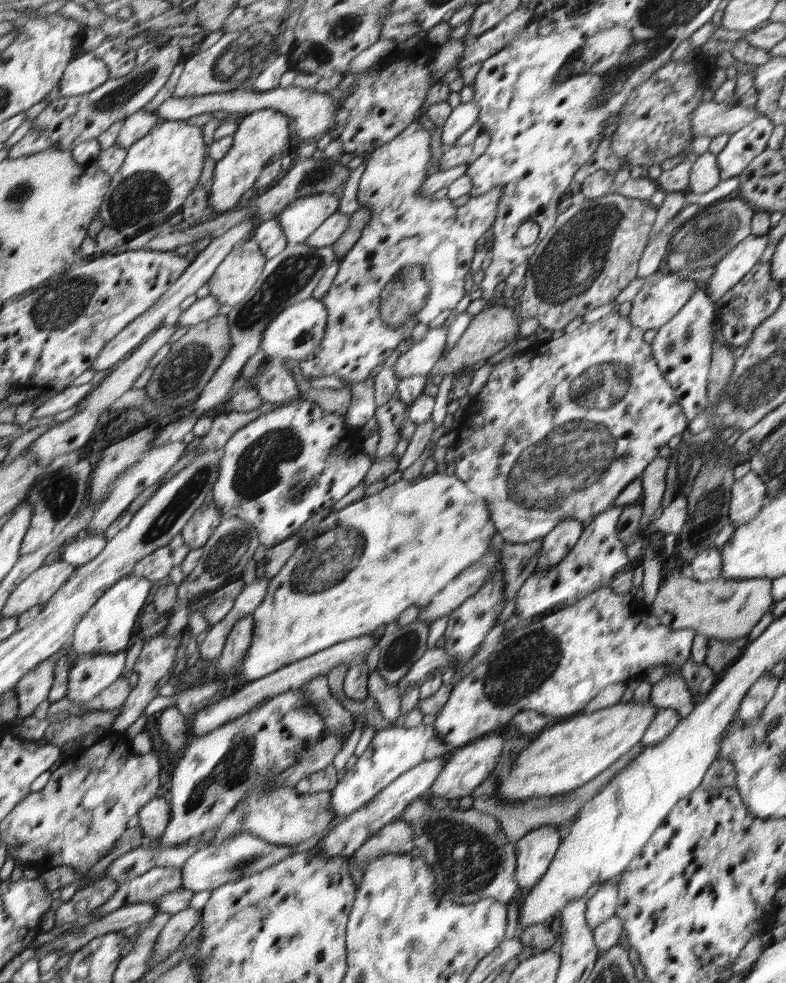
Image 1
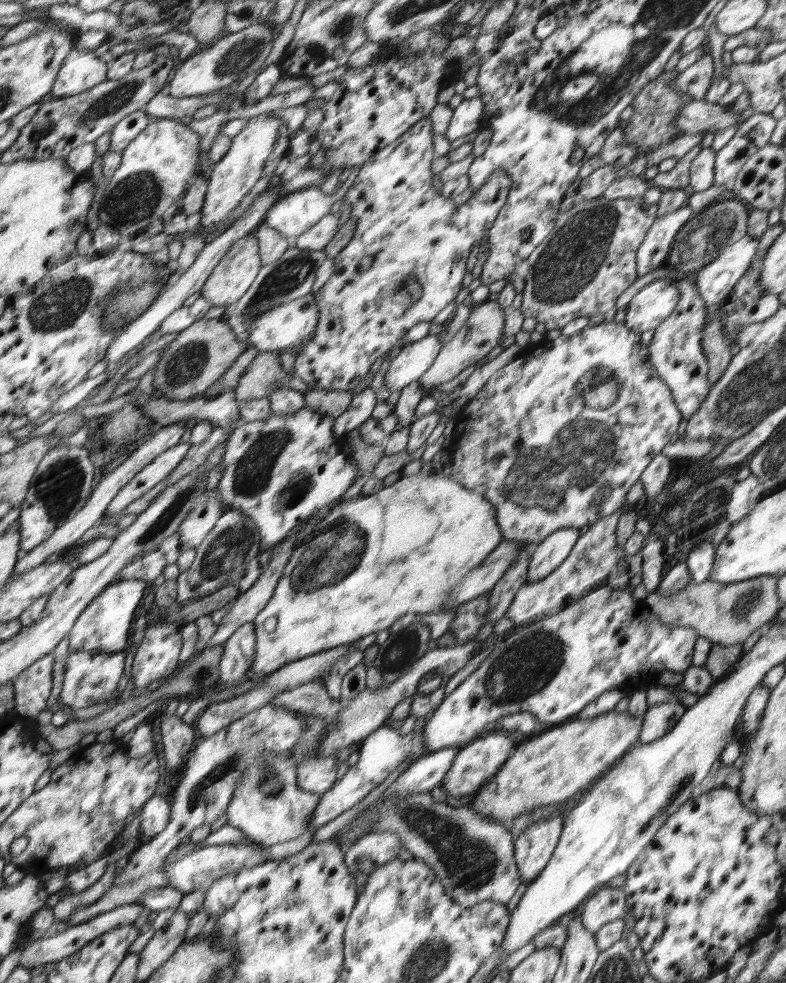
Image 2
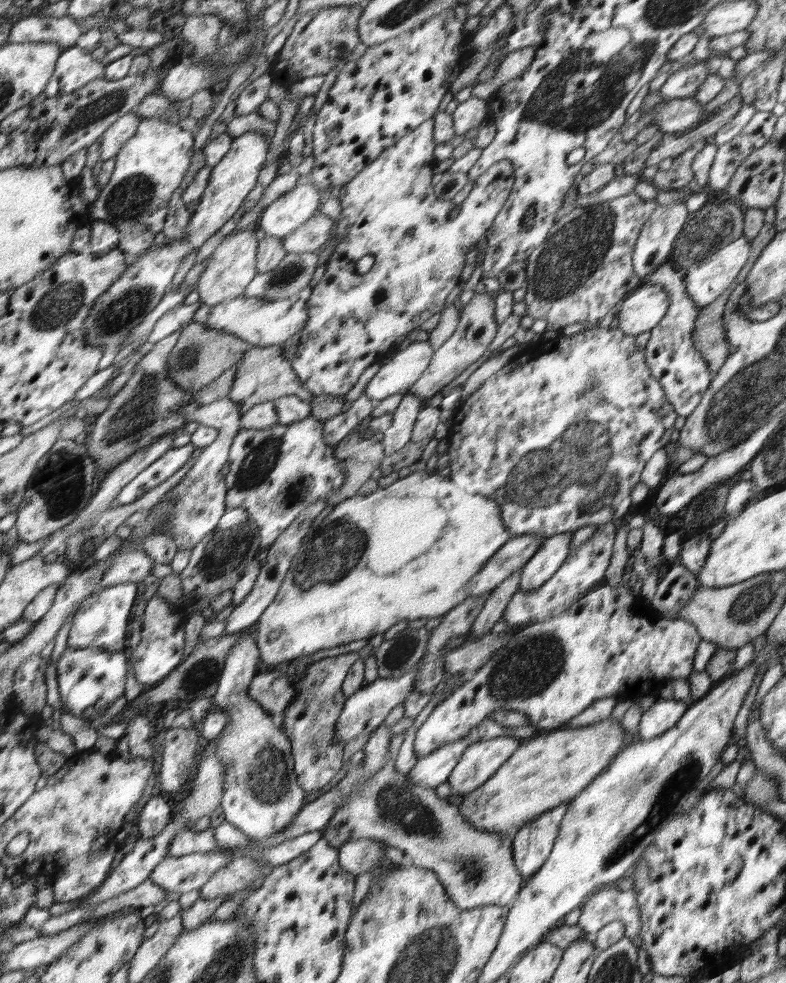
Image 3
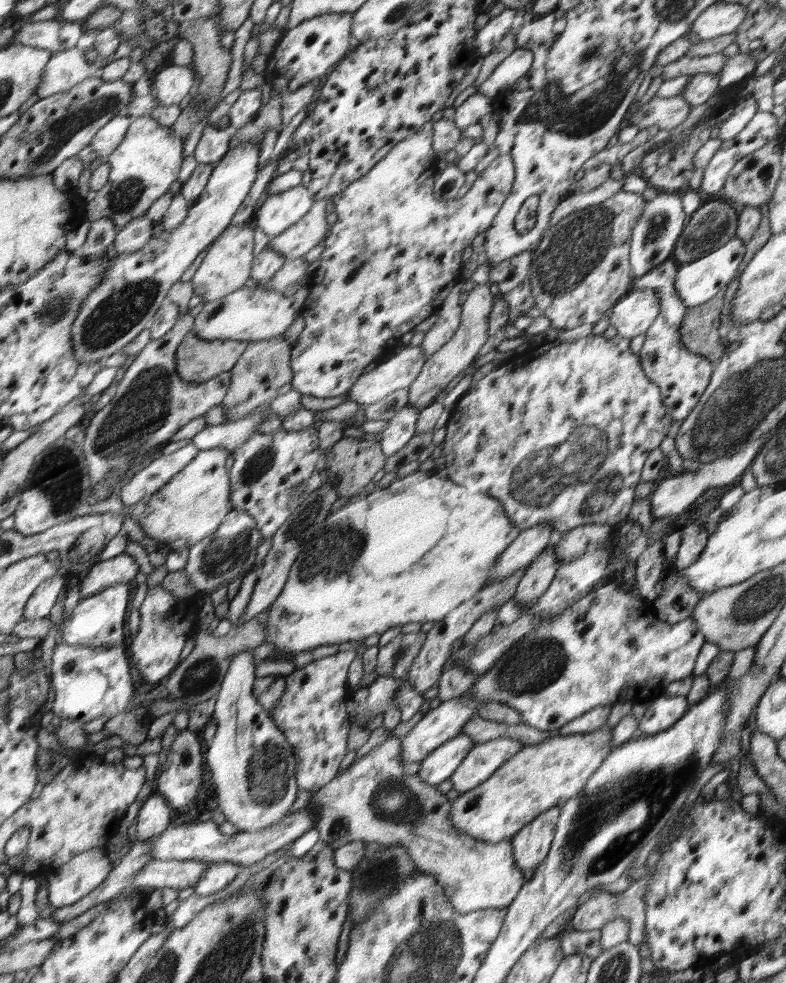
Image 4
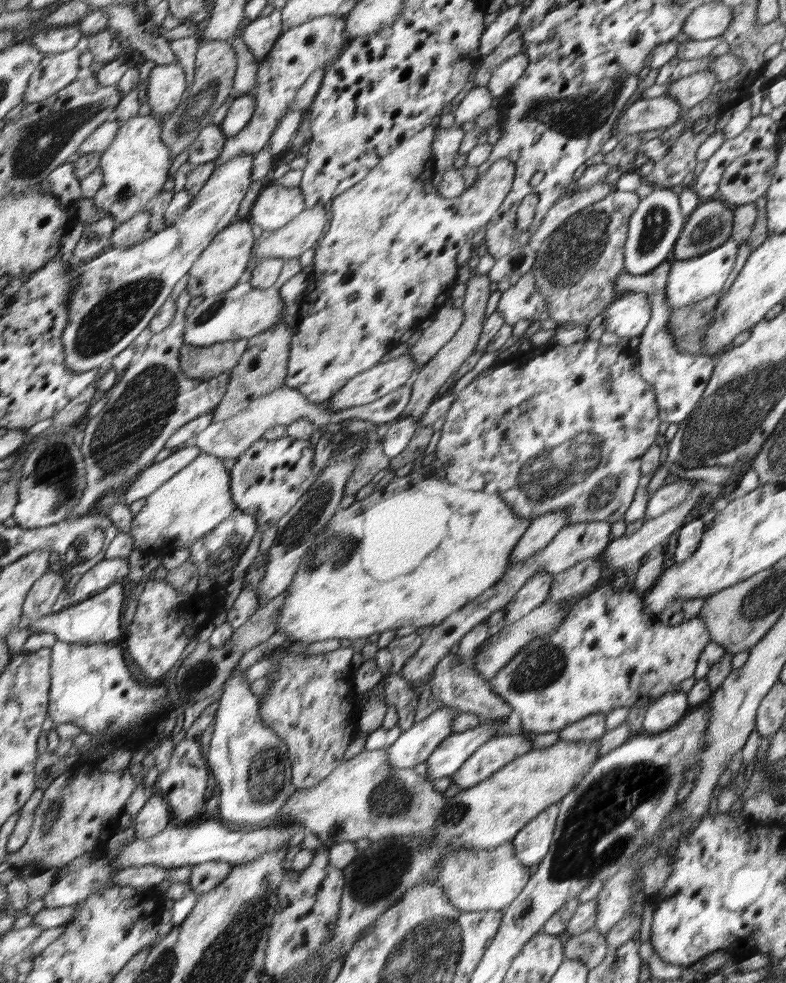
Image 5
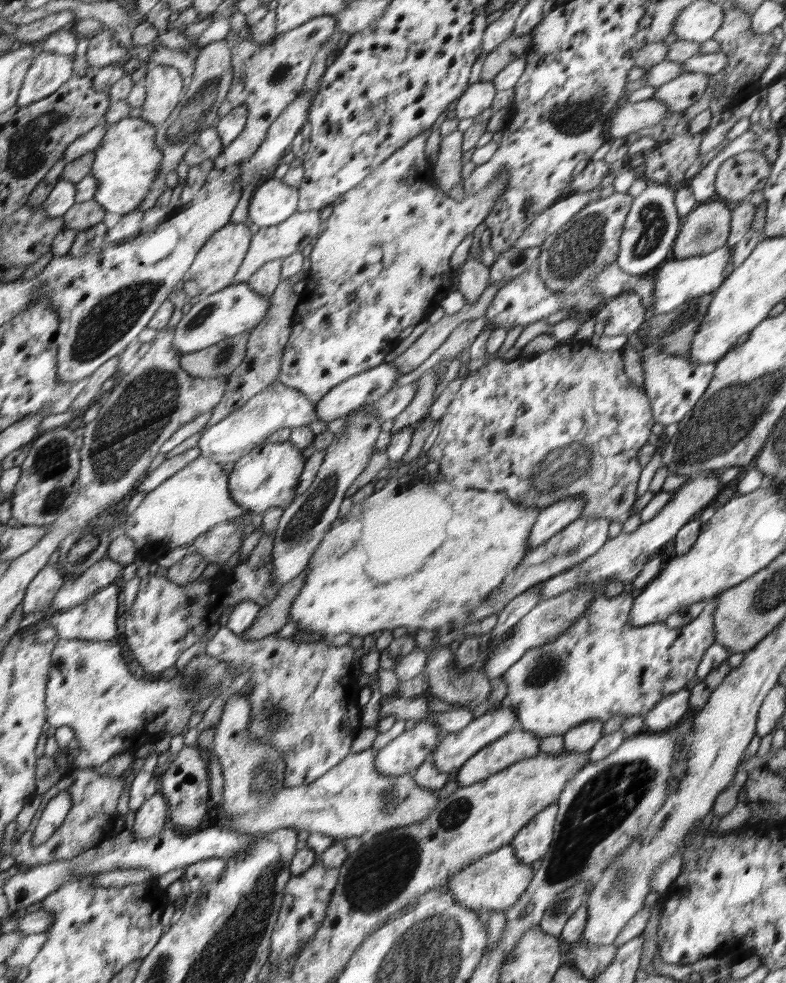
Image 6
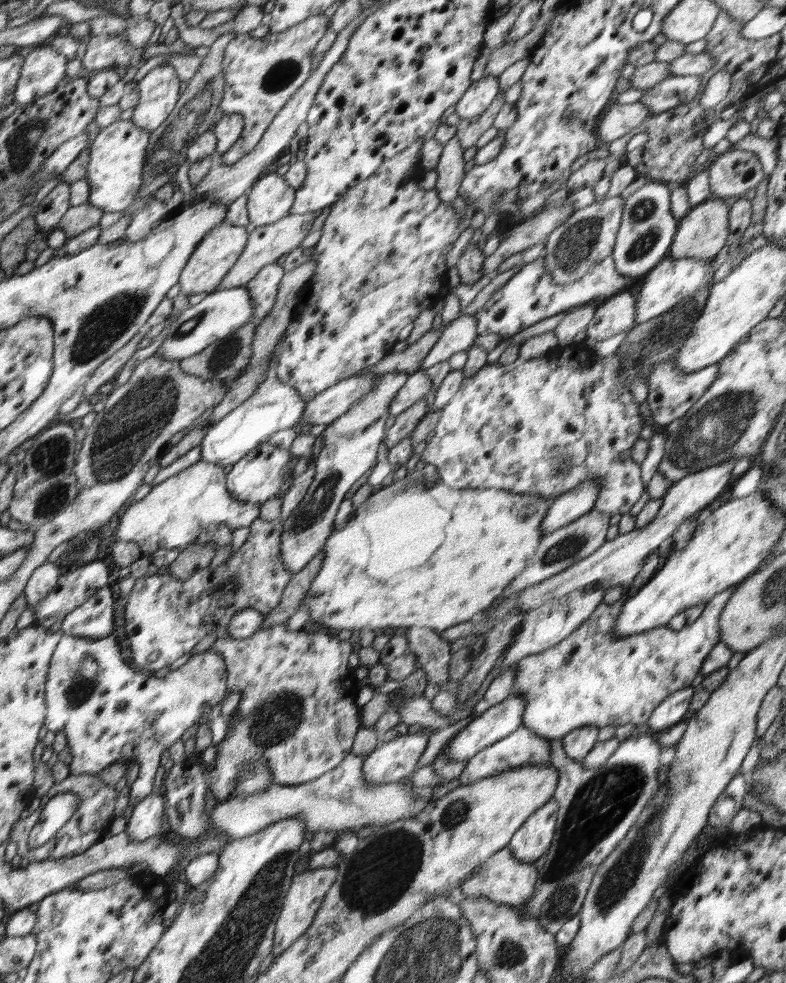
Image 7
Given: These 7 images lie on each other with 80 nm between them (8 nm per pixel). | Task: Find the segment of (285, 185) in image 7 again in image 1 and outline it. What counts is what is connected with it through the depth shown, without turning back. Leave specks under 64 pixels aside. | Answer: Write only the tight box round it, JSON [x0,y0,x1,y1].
[274,193,338,245]

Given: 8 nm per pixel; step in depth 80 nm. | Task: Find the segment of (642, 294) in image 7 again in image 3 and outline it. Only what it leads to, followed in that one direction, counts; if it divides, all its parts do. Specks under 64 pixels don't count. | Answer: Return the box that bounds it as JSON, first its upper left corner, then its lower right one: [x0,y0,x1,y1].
[682,236,751,307]

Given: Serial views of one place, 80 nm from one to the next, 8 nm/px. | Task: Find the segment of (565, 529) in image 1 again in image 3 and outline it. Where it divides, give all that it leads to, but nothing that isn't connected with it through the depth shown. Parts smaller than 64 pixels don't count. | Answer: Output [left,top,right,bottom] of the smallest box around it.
[519,532,572,590]

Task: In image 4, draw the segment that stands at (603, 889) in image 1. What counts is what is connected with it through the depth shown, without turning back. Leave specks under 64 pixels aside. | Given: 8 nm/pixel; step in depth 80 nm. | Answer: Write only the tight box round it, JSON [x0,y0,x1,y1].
[570,874,649,945]

